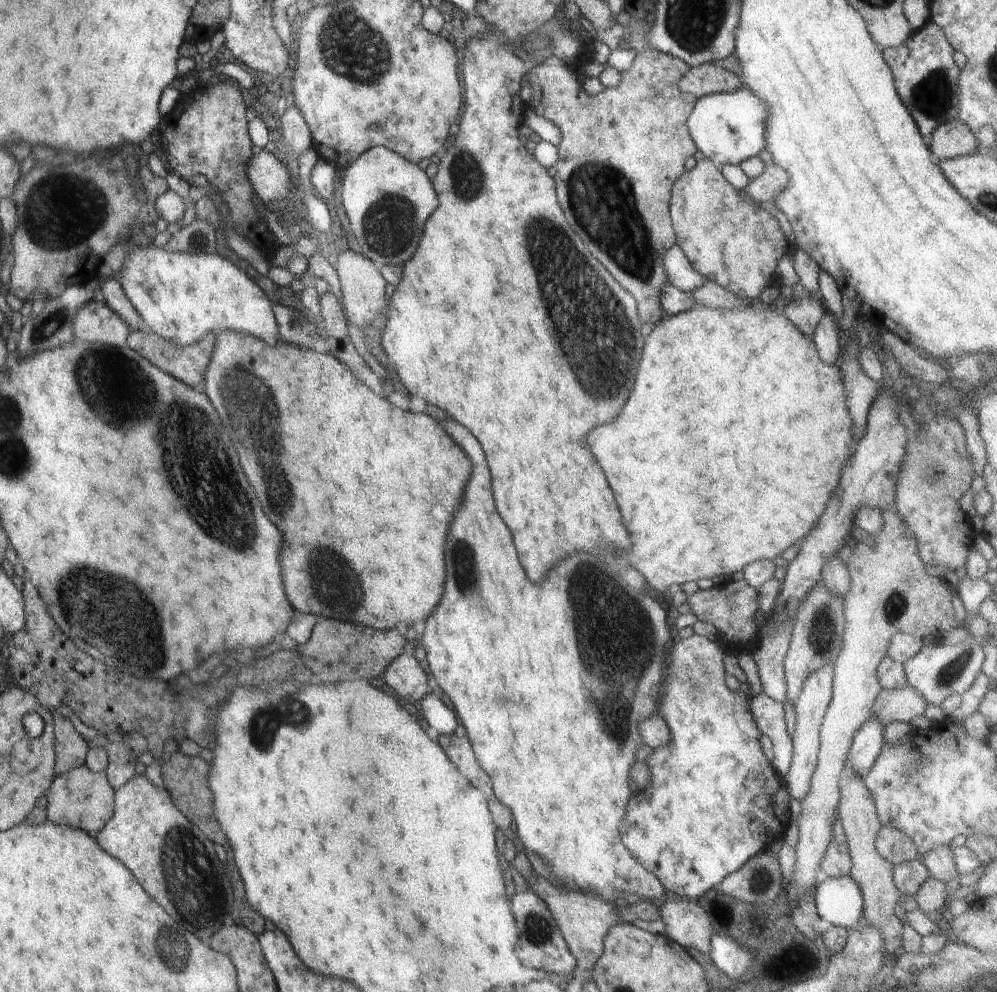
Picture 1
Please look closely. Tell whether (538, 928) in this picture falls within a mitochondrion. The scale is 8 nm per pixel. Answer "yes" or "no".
yes

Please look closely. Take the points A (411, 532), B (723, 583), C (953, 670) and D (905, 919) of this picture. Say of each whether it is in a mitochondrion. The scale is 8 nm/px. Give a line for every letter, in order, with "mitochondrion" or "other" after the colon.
A: other
B: other
C: mitochondrion
D: other

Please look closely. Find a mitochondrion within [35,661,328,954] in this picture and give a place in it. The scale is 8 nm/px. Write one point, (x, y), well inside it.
(189, 872)

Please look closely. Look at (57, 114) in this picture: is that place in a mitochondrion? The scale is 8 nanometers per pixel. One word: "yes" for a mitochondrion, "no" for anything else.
no

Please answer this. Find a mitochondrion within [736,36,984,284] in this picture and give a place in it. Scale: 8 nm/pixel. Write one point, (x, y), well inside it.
(932, 96)

